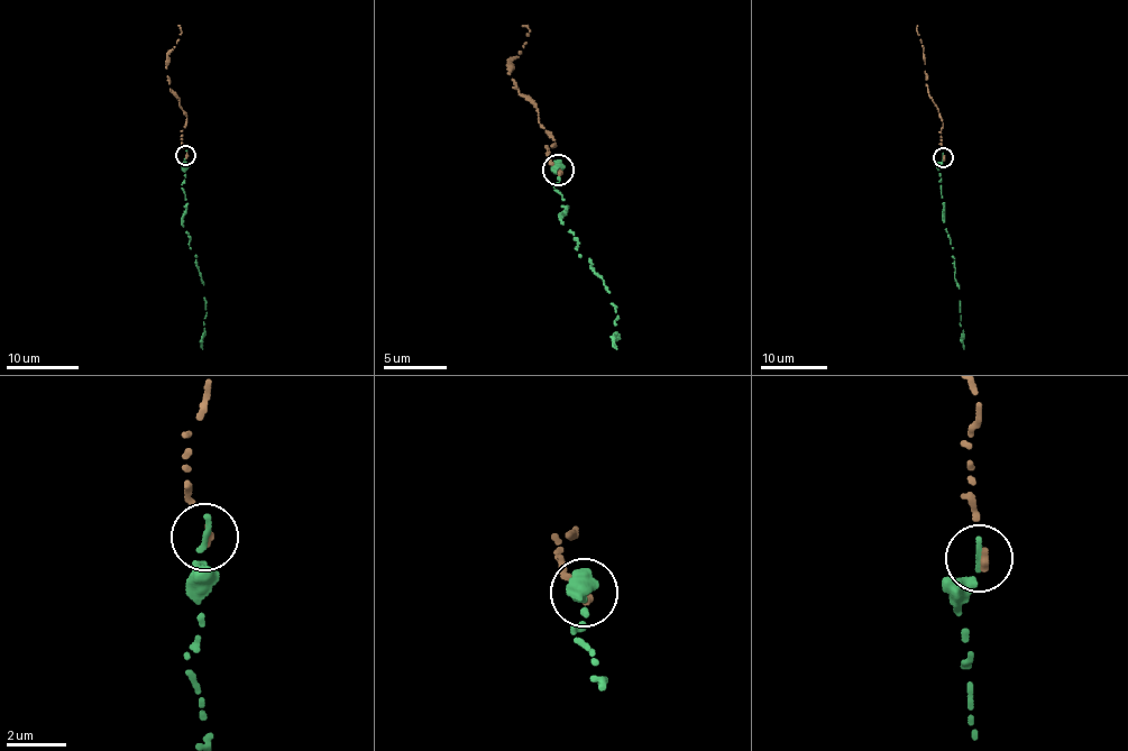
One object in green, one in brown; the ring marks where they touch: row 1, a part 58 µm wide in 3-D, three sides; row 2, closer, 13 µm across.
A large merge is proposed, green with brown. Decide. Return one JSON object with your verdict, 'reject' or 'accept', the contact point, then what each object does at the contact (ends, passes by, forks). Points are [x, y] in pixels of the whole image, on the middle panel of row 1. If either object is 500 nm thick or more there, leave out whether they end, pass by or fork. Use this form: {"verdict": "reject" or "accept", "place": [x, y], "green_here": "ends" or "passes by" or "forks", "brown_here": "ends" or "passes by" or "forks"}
{"verdict": "accept", "place": [558, 170], "green_here": "ends", "brown_here": "ends"}

